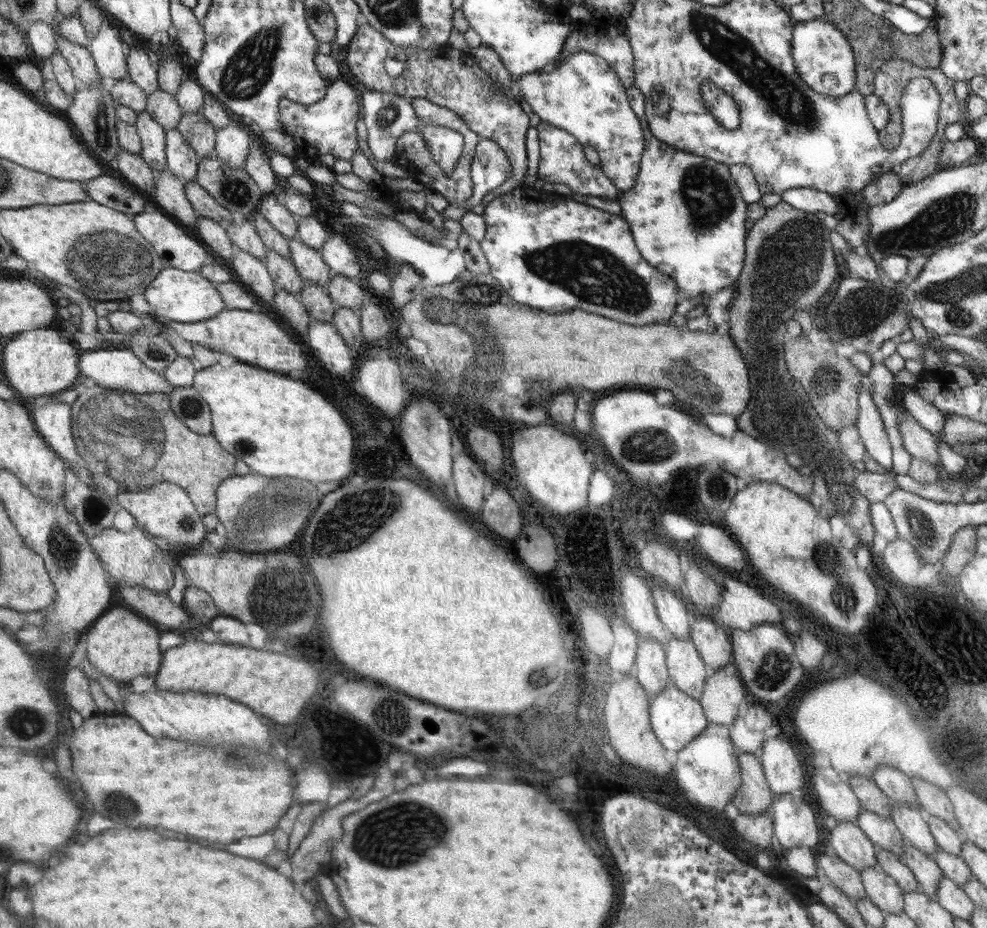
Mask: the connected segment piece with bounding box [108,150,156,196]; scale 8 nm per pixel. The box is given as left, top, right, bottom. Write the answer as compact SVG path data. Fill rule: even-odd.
M121 150L114 160L108 162L108 166L116 169L116 172L125 178L126 182L130 182L132 186L142 190L147 196L152 193L156 172L145 163L140 155Z

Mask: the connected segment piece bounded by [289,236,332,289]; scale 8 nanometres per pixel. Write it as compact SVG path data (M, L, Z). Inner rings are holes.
M298 236L290 241L292 251L289 259L294 263L300 276L307 283L319 284L326 289L332 277L332 270L324 262L320 251L306 246Z

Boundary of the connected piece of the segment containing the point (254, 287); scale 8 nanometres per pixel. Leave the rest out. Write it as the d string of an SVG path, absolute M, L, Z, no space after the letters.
M235 245L234 250L234 259L230 263L230 268L236 272L240 282L252 290L252 294L259 301L269 303L275 297L278 288L275 286L264 261L258 260L255 256L240 250Z

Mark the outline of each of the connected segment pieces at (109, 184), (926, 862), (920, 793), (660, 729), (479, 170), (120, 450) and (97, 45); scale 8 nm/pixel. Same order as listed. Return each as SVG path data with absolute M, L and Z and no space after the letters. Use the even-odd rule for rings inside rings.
M102 175L97 179L85 181L84 185L89 198L94 202L125 212L128 216L142 214L148 208L146 200L140 194L136 194L132 188L124 186L112 176Z
M904 838L904 852L901 861L914 873L918 881L918 890L923 892L930 900L937 900L937 888L940 879L944 876L942 870L930 856L914 848Z
M911 778L911 781L916 787L917 800L924 813L940 817L956 831L962 833L961 826L958 824L953 811L953 804L946 792L921 778Z
M669 681L666 688L649 699L649 714L652 716L652 727L666 750L680 752L694 738L700 736L710 725L705 715L705 708L698 700L684 694L675 684Z
M480 139L472 164L473 195L466 205L469 211L479 205L486 194L504 184L512 174L506 153L496 142Z
M100 385L88 388L80 394L73 406L73 434L77 441L77 450L91 468L96 468L101 476L110 476L119 484L119 489L138 491L161 482L172 482L185 487L194 506L204 516L212 514L217 508L217 490L221 482L233 477L237 458L230 454L216 438L200 435L190 430L179 419L170 405L166 393L140 394L125 390L116 390Z
M105 22L86 46L93 59L99 76L120 81L129 77L127 56L131 47L122 41L118 30Z

